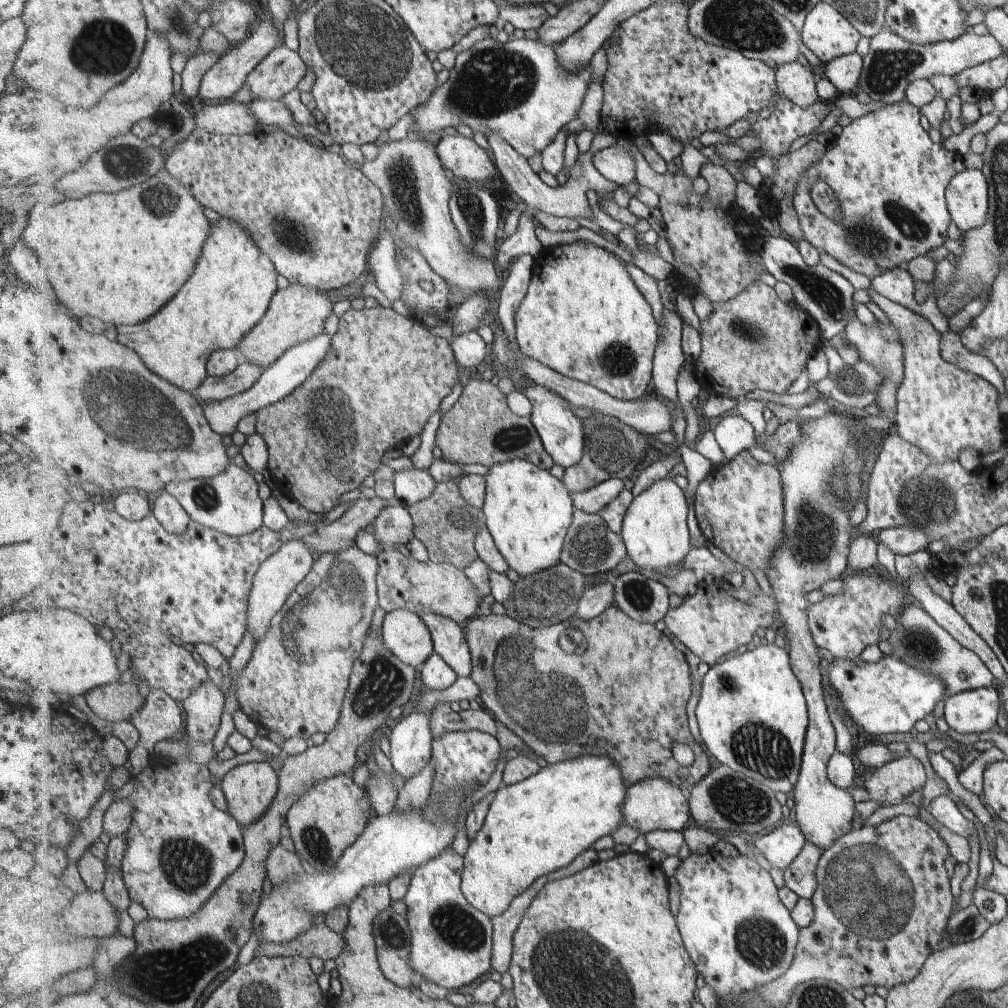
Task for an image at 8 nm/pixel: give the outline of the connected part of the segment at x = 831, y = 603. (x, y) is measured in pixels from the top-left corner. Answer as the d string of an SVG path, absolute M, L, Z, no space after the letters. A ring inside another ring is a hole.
M855 572L855 576L844 575L844 590L836 595L813 603L808 611L810 629L819 648L831 652L833 658L844 660L859 657L859 654L880 640L883 640L883 615L895 618L905 605L905 594L901 592L898 580L885 580L877 572Z

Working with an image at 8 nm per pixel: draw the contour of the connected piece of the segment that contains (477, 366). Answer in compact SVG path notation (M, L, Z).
M476 331L465 333L453 340L452 348L458 363L476 373L491 359L490 346Z

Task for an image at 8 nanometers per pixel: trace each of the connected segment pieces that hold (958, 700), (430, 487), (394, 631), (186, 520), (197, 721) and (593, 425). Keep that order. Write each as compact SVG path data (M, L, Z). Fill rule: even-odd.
M994 687L960 692L947 698L942 717L959 734L985 732L995 724L1001 699Z
M412 469L397 471L394 474L396 496L407 506L428 499L437 486L437 481L429 471Z
M407 609L386 613L382 637L387 648L405 664L417 668L435 652L431 631L419 614Z
M166 490L160 491L152 500L152 513L170 533L184 533L192 521L183 505Z
M213 681L197 689L185 702L185 735L197 743L211 743L217 736L225 710L225 697Z
M597 413L595 417L584 420L586 450L579 464L565 470L563 481L572 492L585 492L599 486L609 478L620 477L631 480L639 471L639 462L647 452L647 436L623 423L616 416Z

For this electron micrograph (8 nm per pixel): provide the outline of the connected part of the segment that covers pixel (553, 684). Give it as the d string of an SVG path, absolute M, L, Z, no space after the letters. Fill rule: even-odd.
M611 605L605 612L591 620L583 620L579 615L571 617L566 621L551 624L550 627L531 628L525 625L522 620L514 620L508 615L498 615L491 613L487 616L474 619L468 624L466 631L470 651L472 652L472 661L474 664L471 678L479 685L481 689L480 698L486 708L488 708L497 720L502 722L511 732L518 736L529 748L539 757L542 757L547 764L562 763L563 761L572 761L583 755L607 754L611 757L622 770L622 775L627 788L647 779L665 779L671 781L675 786L685 791L683 786L685 782L689 785L688 790L700 783L711 772L709 764L709 754L701 750L698 740L689 730L689 718L687 718L687 702L693 692L693 682L691 682L691 670L689 662L685 658L685 651L679 650L671 638L665 632L659 630L653 623L639 622L631 618L618 605ZM679 742L684 742L695 754L695 760L687 766L682 767L673 754L673 748Z

